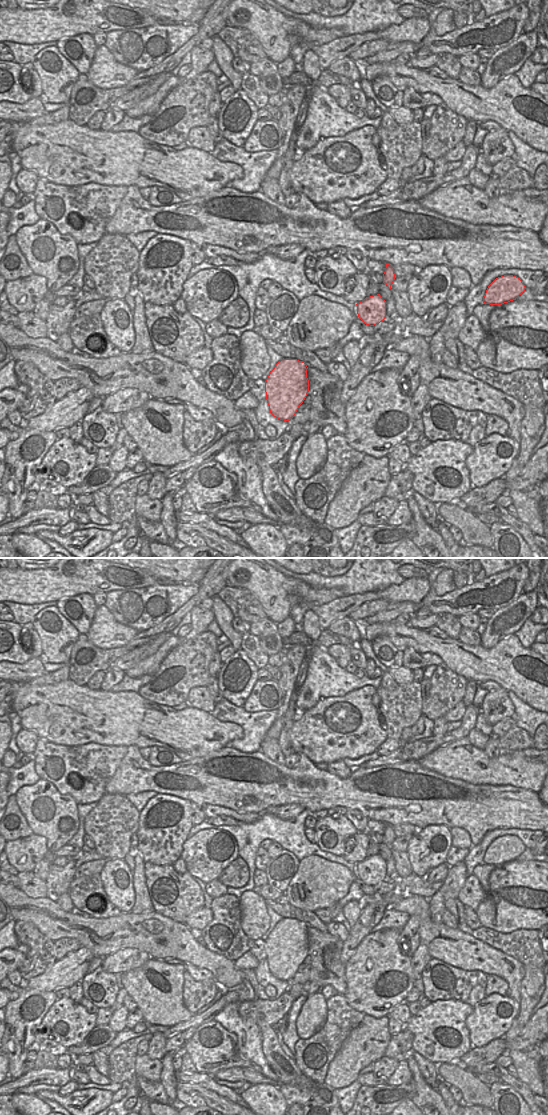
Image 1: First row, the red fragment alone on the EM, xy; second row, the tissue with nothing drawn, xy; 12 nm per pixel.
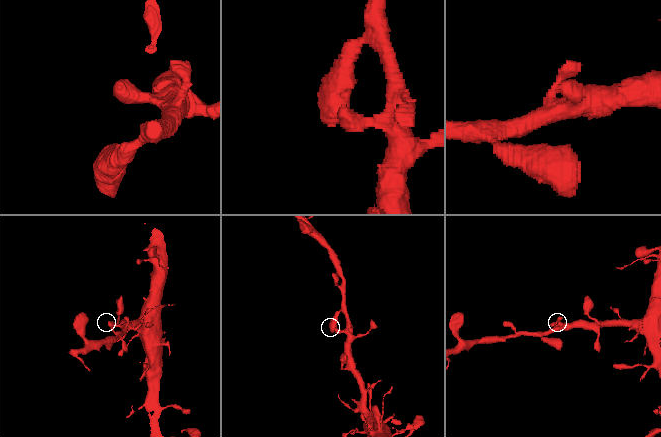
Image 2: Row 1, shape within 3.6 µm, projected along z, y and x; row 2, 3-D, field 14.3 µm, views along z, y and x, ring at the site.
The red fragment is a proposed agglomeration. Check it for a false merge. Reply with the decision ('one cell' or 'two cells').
one cell

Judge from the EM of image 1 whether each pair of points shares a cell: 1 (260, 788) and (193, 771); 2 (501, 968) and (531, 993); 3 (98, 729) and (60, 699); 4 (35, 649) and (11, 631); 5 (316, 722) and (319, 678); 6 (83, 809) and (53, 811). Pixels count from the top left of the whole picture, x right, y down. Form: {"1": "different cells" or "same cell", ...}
{"1": "same cell", "2": "different cells", "3": "same cell", "4": "different cells", "5": "different cells", "6": "different cells"}

